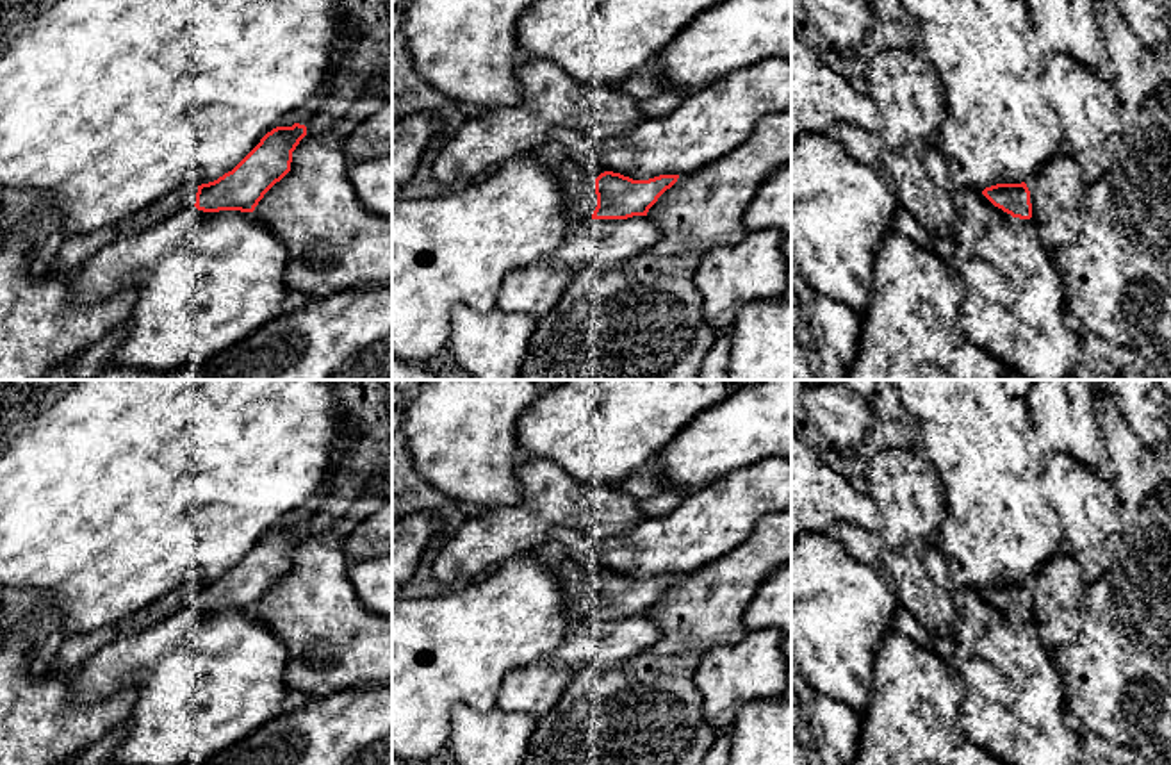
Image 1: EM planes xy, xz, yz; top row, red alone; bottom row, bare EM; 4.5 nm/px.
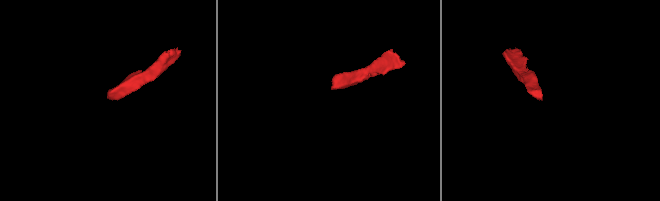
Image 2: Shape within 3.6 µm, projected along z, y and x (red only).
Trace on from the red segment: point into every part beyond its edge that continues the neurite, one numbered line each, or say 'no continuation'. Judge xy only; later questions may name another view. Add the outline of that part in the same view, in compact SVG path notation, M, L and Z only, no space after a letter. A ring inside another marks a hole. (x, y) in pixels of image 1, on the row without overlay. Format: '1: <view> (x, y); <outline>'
1: xy (77, 648); M184 585L121 619L119 622L112 622L91 631L68 633L53 662L46 665L46 670L59 674L75 672L105 644L125 635L143 631L148 626L176 613L178 610L192 606L196 603L196 592L198 585Z

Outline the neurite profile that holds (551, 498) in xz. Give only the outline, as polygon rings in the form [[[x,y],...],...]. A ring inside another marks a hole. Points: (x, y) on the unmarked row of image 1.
[[[524,458],[515,469],[522,489],[517,505],[487,508],[463,522],[433,558],[433,578],[453,588],[490,565],[531,553],[554,528],[602,540],[645,519],[640,501],[617,485],[588,483],[549,458]]]

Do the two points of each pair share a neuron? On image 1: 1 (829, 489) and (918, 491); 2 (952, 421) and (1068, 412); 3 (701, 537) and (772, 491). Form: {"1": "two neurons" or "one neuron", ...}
{"1": "two neurons", "2": "two neurons", "3": "one neuron"}

